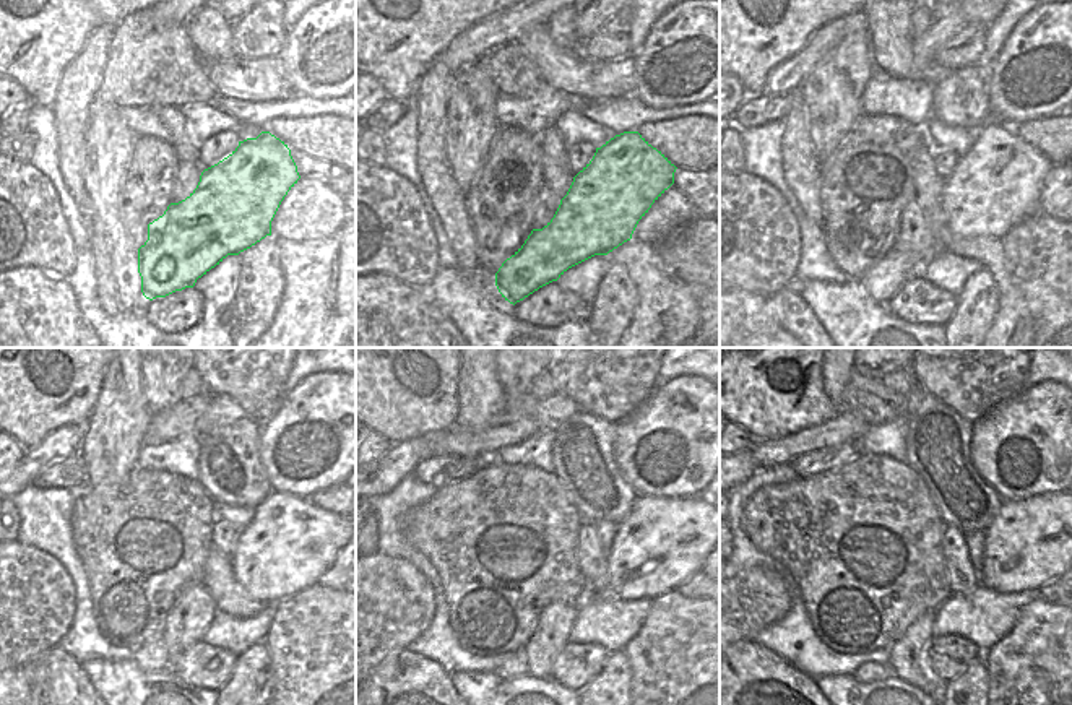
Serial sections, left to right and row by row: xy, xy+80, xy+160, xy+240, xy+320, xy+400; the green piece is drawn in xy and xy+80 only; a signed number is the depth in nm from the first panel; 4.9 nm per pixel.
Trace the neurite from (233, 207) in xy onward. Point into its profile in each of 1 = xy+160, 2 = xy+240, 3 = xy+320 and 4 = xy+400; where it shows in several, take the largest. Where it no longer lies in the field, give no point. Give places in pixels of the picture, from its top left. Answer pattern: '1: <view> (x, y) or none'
1: xy+160 (998, 184)
2: xy+240 (289, 543)
3: xy+320 (661, 543)
4: xy+400 (1032, 541)

